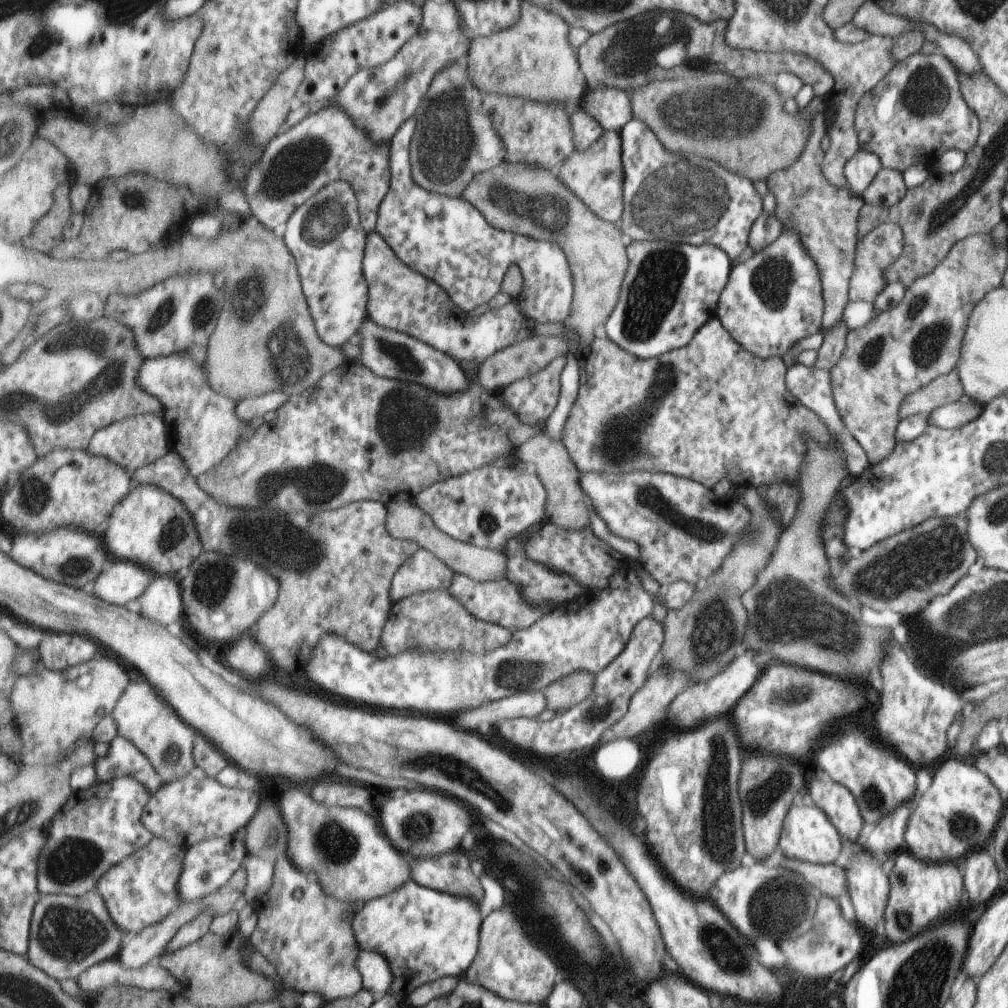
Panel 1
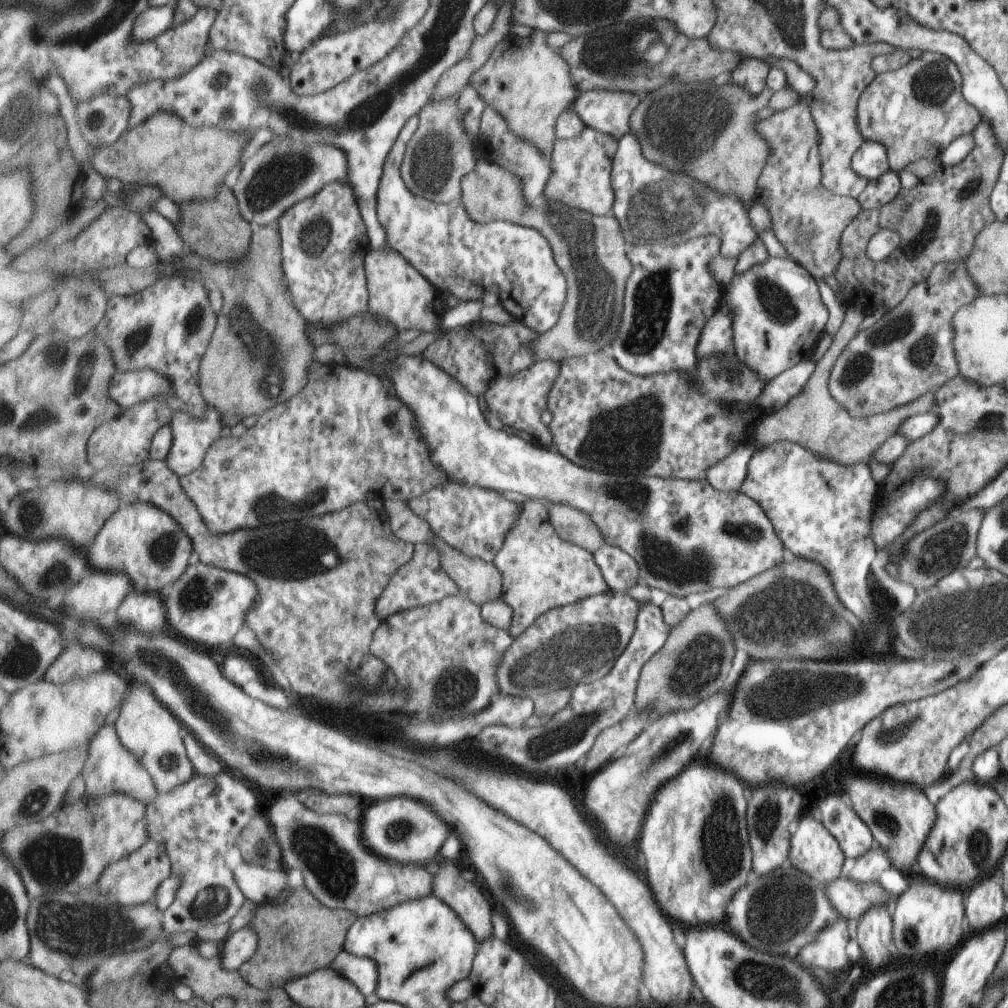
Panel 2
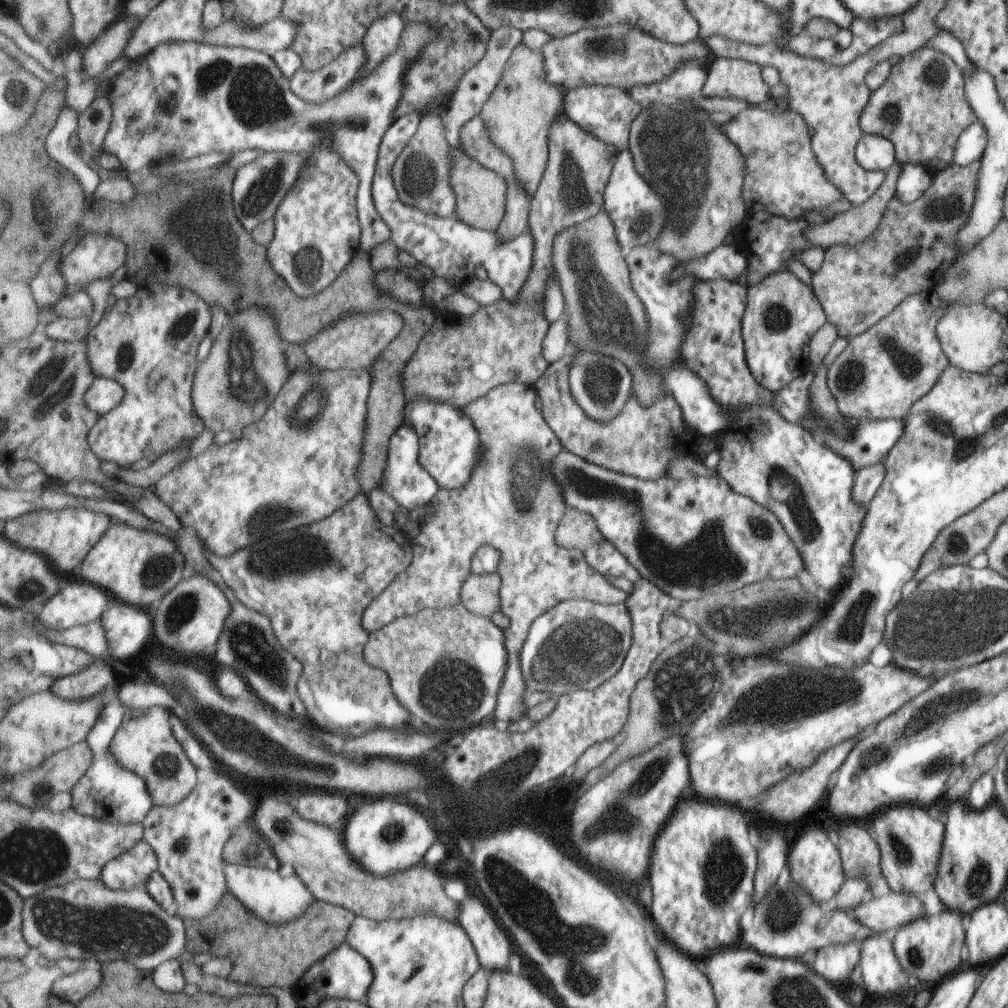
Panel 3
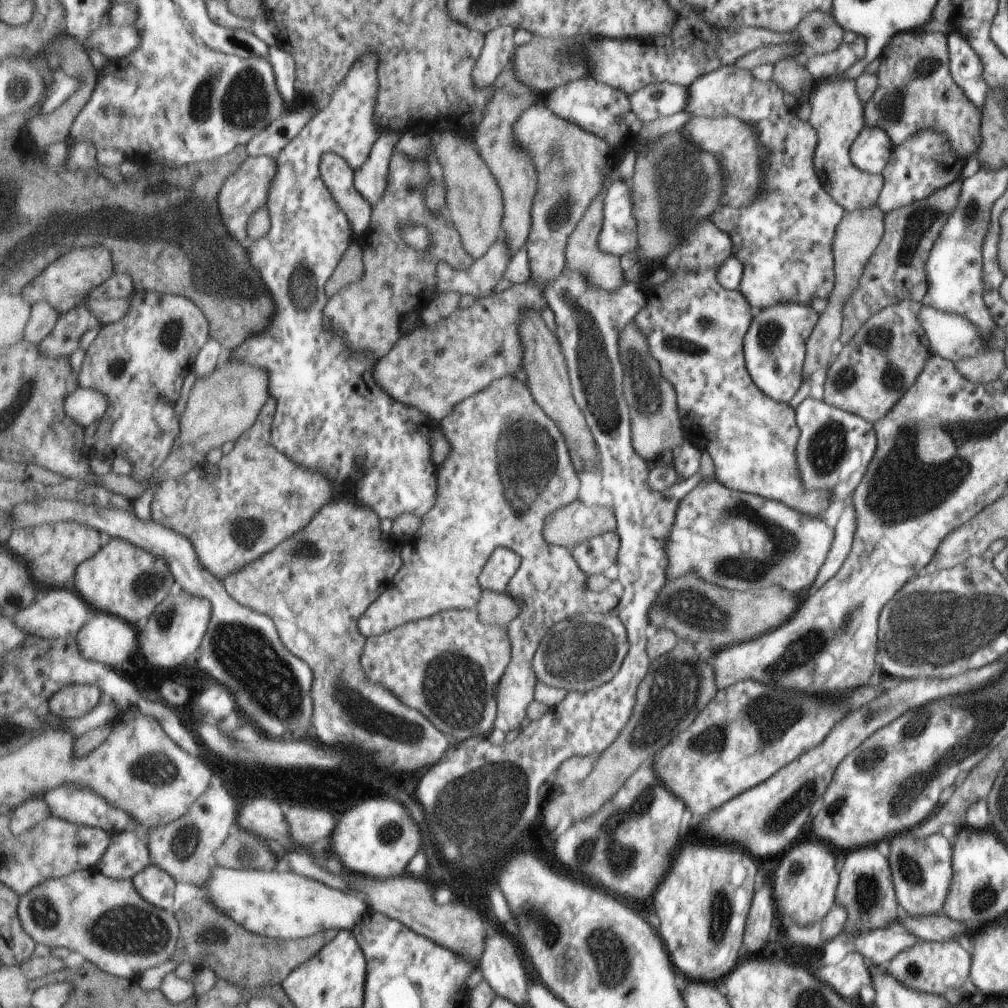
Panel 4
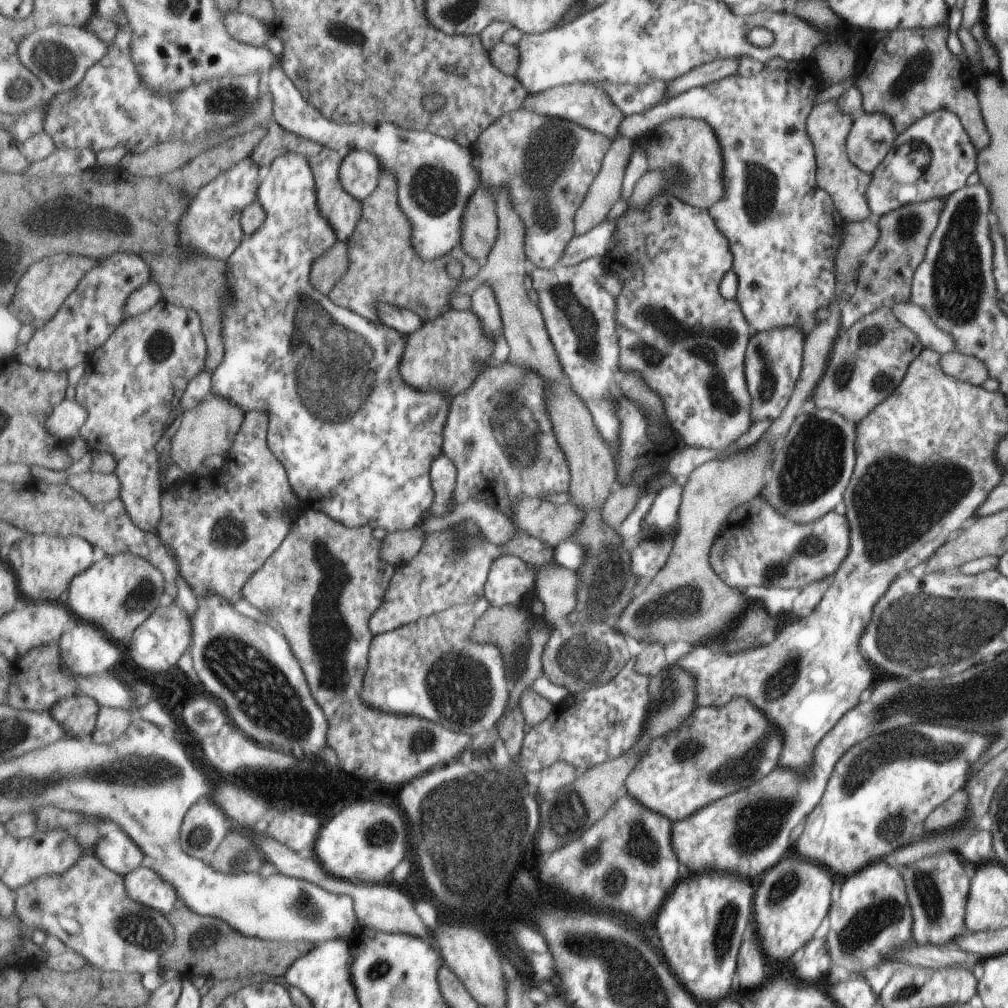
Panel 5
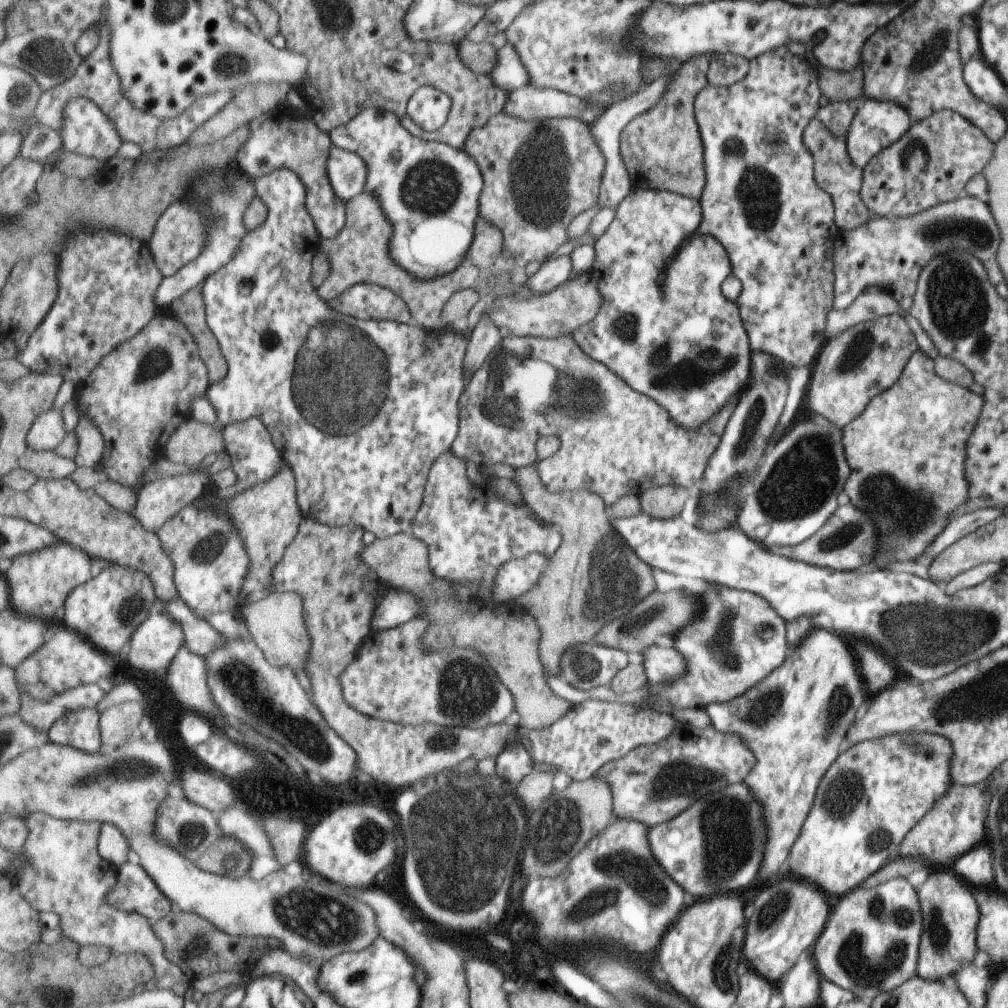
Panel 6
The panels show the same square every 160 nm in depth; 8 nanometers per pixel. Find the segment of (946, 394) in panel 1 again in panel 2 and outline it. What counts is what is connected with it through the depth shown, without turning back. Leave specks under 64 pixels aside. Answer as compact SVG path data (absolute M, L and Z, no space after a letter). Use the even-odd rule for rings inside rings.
M847 306L841 326L832 336L830 348L814 363L814 372L810 376L809 382L805 383L800 392L791 398L789 403L780 411L765 414L762 417L763 422L753 430L753 438L755 438L757 444L765 446L769 443L786 440L797 443L816 455L842 465L867 464L874 450L881 446L887 438L895 434L900 422L913 415L924 415L934 408L932 393L927 393L913 402L894 408L894 410L865 419L854 419L847 414L847 411L838 402L831 398L828 391L830 371L833 369L840 352L857 334L857 326L859 326L865 314L867 313L863 312L859 306Z

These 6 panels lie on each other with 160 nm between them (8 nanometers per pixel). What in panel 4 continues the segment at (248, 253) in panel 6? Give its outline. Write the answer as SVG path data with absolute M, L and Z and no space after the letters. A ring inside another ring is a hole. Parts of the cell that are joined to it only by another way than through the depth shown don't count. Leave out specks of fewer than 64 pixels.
M365 55L354 67L348 72L348 75L340 84L338 89L334 92L330 104L322 111L315 112L315 116L306 124L302 131L276 156L278 161L278 174L274 176L273 187L270 188L269 202L266 204L271 215L272 227L267 233L267 236L250 242L246 247L249 250L249 258L251 266L258 268L262 274L263 282L267 284L267 288L271 289L271 294L275 297L275 304L277 305L277 312L275 312L274 319L266 326L266 329L258 332L258 335L251 337L248 341L240 343L240 345L229 353L228 360L239 361L254 367L262 368L268 372L270 376L270 396L273 400L277 400L278 407L276 415L274 416L273 426L273 444L279 452L287 454L292 461L301 465L303 469L314 470L315 473L322 473L330 477L334 481L334 488L337 489L337 497L335 500L349 500L357 502L366 509L375 511L381 519L389 518L395 520L401 514L409 513L419 519L422 519L434 506L438 499L438 473L435 460L432 459L432 434L438 428L439 422L431 416L428 412L422 411L420 408L412 407L400 400L395 400L390 393L386 391L379 384L379 381L374 375L378 360L369 352L362 353L361 351L352 351L348 340L340 335L339 331L332 331L332 326L328 326L328 318L324 312L327 312L327 281L333 276L338 264L341 263L343 255L346 254L347 249L354 242L353 225L350 223L350 218L346 212L339 208L338 202L334 199L333 193L327 188L325 181L322 179L320 165L322 164L322 156L326 153L335 153L341 155L352 168L357 172L362 168L370 158L371 149L379 140L381 135L381 128L377 120L377 104L378 104L378 88L380 87L380 80L378 77L378 60L381 59L378 55ZM353 474L359 476L358 481L355 481Z

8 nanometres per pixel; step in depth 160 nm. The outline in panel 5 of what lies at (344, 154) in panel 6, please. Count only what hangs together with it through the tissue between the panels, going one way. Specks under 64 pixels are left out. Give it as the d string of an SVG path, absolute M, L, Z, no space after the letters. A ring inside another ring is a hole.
M357 150L348 152L342 164L343 188L364 201L381 183L384 174L382 161L375 152Z

